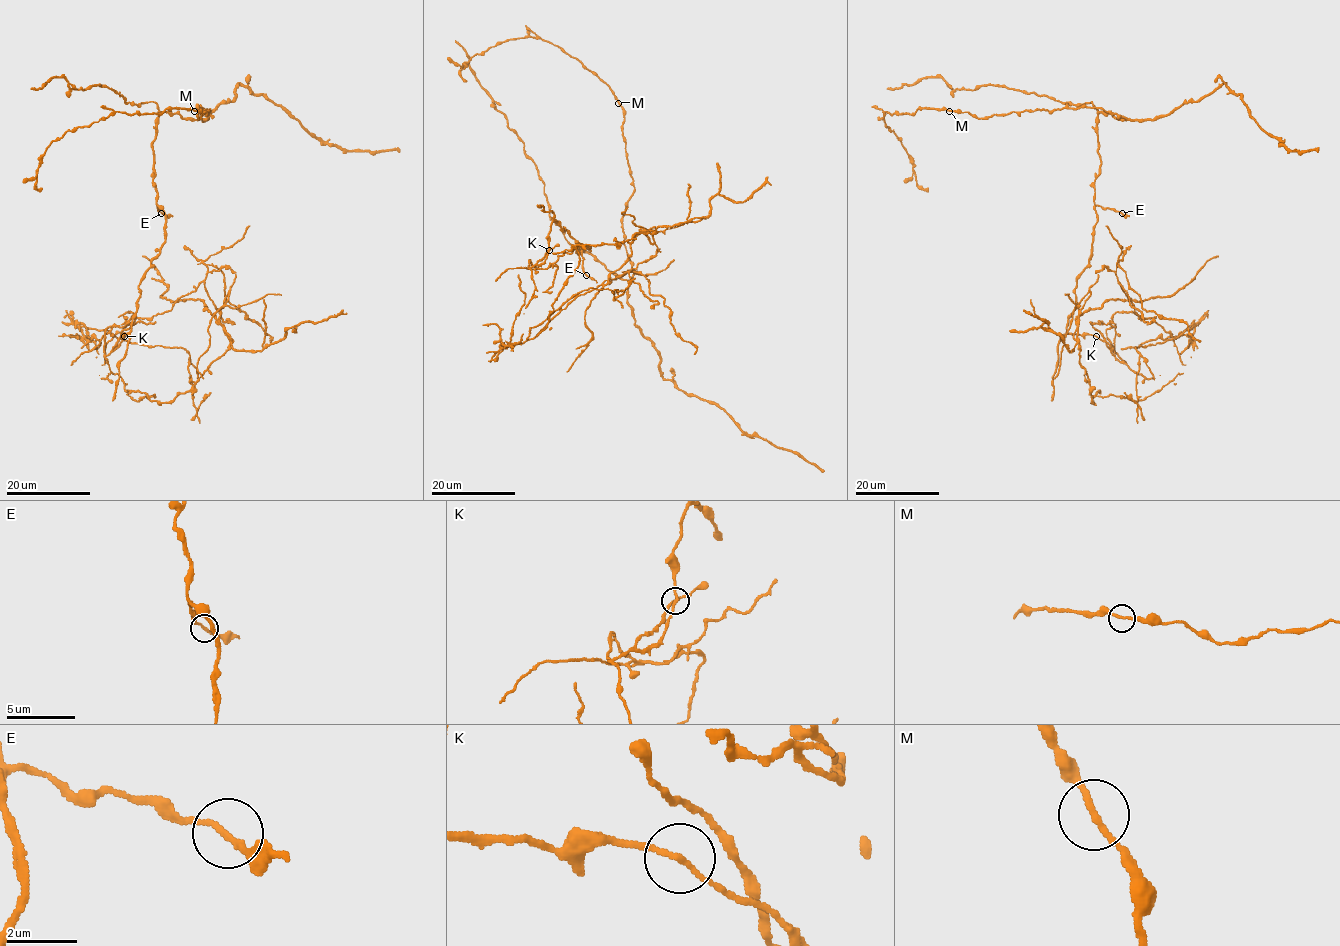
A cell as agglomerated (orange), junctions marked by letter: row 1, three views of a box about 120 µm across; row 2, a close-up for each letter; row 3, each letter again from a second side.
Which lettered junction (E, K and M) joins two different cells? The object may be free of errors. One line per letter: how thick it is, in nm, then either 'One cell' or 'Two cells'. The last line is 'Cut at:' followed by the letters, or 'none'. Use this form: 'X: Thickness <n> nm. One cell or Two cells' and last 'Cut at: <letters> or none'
E: Thickness 170 nm. One cell
K: Thickness 160 nm. Two cells
M: Thickness 180 nm. One cell
Cut at: K

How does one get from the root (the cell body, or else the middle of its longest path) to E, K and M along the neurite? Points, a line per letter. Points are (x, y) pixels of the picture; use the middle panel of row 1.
E: (562, 229), (565, 228), (563, 230), (575, 241), (589, 247), (590, 251), (582, 250), (586, 275)
K: (562, 229), (554, 219), (548, 235), (549, 250)
M: (562, 229), (589, 247), (578, 254), (632, 278), (622, 216), (634, 186), (618, 103)

